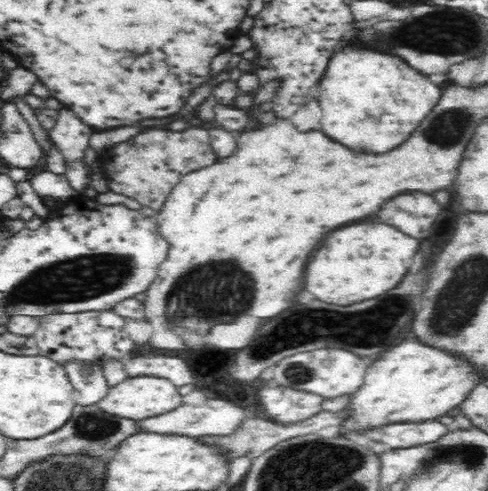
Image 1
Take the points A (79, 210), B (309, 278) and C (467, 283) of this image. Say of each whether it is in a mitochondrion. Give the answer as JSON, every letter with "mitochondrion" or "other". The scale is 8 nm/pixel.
{"A":"other","B":"other","C":"mitochondrion"}

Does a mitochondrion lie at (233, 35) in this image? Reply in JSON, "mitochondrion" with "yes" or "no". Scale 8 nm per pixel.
{"mitochondrion":"no"}

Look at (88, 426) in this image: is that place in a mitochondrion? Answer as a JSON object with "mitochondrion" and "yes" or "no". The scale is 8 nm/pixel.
{"mitochondrion":"yes"}

